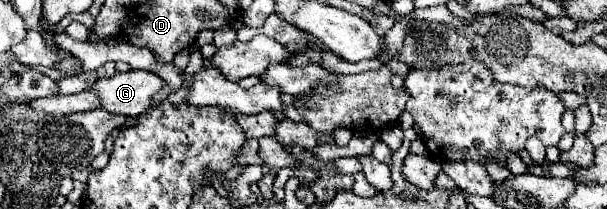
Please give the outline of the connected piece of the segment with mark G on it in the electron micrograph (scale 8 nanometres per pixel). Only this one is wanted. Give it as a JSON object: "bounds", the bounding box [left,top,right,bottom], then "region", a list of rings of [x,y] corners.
{"bounds":[89,70,163,116],"region":[[[147,70],[115,72],[111,78],[99,78],[89,86],[89,92],[97,94],[103,110],[111,114],[139,116],[151,96],[163,88],[163,80]]]}

